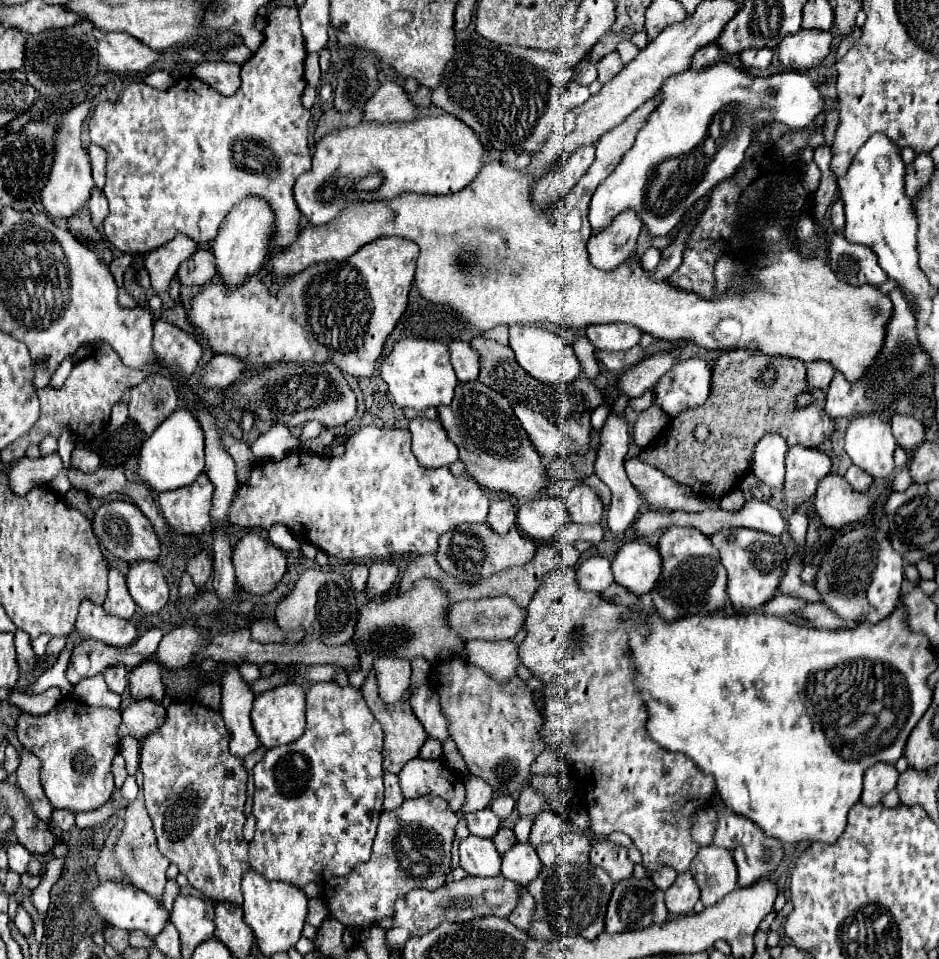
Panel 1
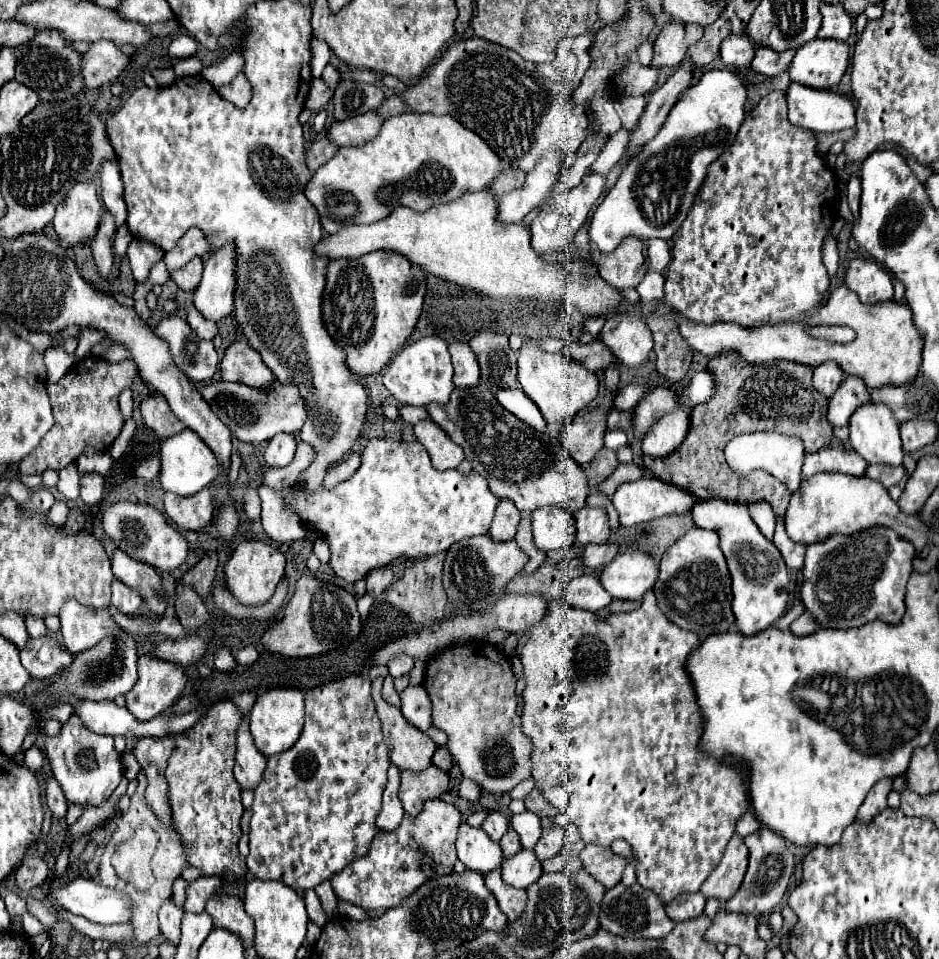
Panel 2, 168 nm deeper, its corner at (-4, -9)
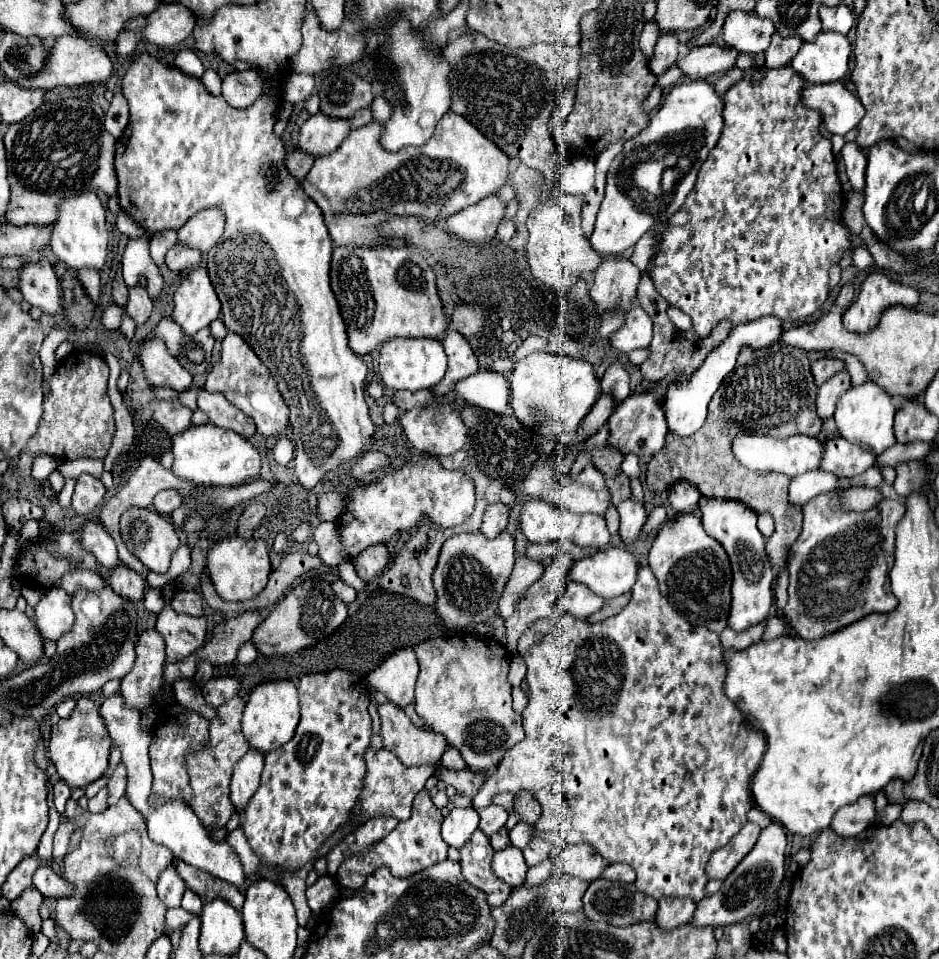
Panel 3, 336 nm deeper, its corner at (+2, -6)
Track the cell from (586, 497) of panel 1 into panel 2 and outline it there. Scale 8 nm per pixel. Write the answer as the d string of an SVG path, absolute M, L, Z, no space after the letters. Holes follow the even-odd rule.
M590 505L582 507L576 513L576 523L578 523L576 541L582 545L606 543L610 537L608 513L604 507L590 507Z

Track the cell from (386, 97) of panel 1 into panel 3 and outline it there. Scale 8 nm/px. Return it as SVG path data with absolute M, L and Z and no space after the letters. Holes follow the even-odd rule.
M314 114L300 128L298 150L306 150L310 152L310 156L318 158L334 152L348 134L350 134L348 120Z

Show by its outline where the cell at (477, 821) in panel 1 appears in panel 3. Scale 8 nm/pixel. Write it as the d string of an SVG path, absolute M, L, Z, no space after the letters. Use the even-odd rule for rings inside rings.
M494 804L482 808L480 814L480 830L486 834L486 836L492 836L494 832L498 832L506 820L508 820L508 812L504 808L498 808Z

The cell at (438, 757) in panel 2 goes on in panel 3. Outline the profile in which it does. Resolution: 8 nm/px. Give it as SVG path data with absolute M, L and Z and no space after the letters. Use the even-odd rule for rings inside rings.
M452 746L444 752L444 756L442 756L440 764L442 764L442 766L446 766L446 768L450 768L450 770L464 770L464 768L466 768L466 762L462 760L460 752L458 752L456 748L452 748Z

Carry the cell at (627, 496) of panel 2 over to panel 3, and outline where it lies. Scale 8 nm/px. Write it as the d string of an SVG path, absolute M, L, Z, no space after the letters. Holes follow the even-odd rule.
M626 500L618 506L618 514L620 514L620 538L626 544L634 544L646 522L644 506L634 500Z

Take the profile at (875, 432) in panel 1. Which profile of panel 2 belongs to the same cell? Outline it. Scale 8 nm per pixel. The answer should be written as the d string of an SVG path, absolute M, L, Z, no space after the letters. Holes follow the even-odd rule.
M868 403L850 419L852 449L868 465L900 465L902 443L898 435L898 421L884 405Z

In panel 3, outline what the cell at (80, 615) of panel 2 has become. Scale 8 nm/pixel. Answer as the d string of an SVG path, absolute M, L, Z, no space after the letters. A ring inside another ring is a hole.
M44 588L40 602L34 608L36 626L46 640L58 640L74 624L72 596L62 588Z

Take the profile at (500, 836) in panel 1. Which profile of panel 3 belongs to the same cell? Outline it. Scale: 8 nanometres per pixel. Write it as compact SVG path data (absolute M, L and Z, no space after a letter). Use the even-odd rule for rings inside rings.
M500 828L500 832L498 832L498 834L490 836L490 842L492 842L492 848L494 848L494 850L504 850L506 846L510 846L508 830L506 830L506 828Z

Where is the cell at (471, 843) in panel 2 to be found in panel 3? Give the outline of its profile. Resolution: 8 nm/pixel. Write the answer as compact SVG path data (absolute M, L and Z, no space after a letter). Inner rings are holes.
M452 806L442 822L442 838L446 840L448 846L462 848L476 828L478 828L478 812L472 806L470 808Z

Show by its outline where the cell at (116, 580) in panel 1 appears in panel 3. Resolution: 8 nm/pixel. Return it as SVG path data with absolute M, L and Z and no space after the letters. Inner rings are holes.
M118 566L118 568L114 568L108 576L106 576L106 580L108 580L108 584L112 586L112 590L116 592L116 594L120 594L120 596L124 596L124 598L128 598L128 600L132 600L132 602L138 602L138 600L142 600L142 596L144 596L144 592L146 592L146 582L144 582L144 578L138 574L138 572L134 572L132 568L128 568L128 566Z

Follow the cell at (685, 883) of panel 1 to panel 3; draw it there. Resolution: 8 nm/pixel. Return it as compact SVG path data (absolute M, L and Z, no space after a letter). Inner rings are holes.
M662 898L658 902L658 916L654 922L658 922L658 928L674 930L682 924L690 924L694 910L696 904L690 898Z

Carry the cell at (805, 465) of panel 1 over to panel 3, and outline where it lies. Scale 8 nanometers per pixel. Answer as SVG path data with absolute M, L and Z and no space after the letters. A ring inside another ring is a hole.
M836 436L826 442L826 454L822 458L822 466L836 476L856 476L874 466L876 454L866 450L860 444L852 444L842 436Z

